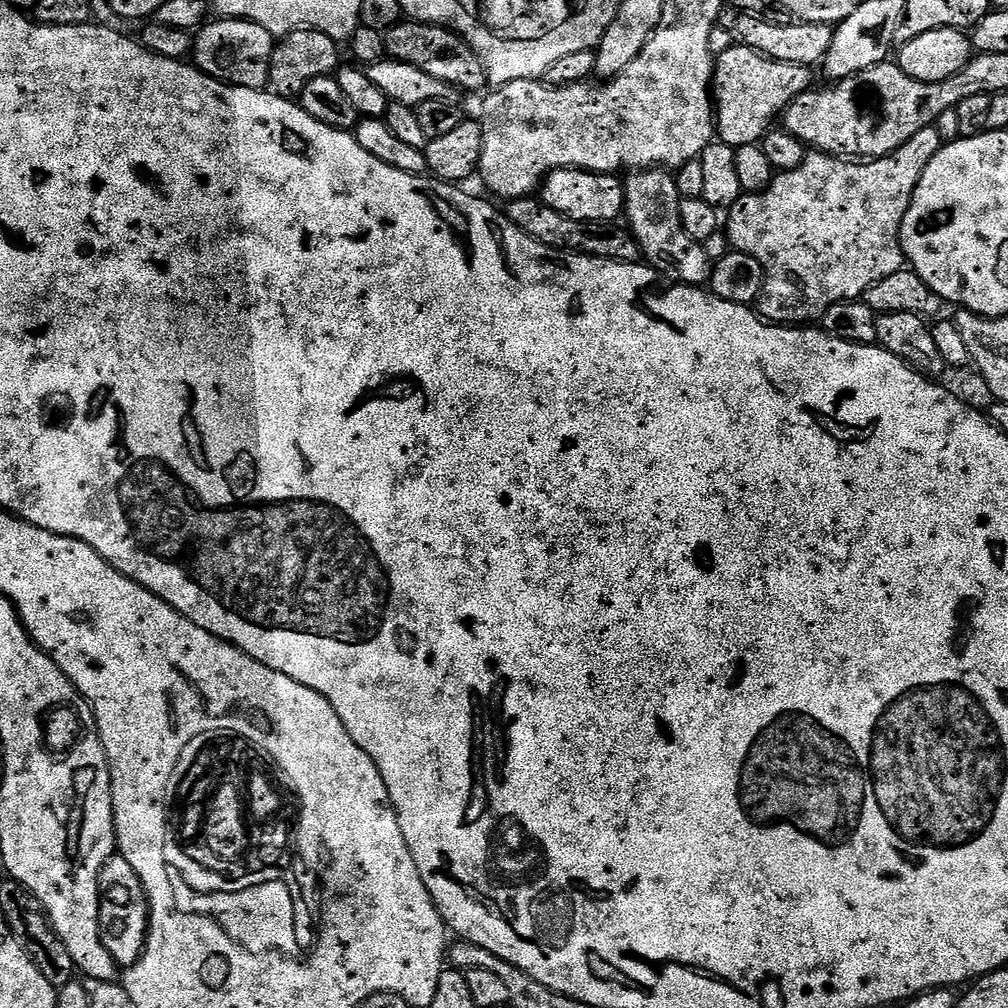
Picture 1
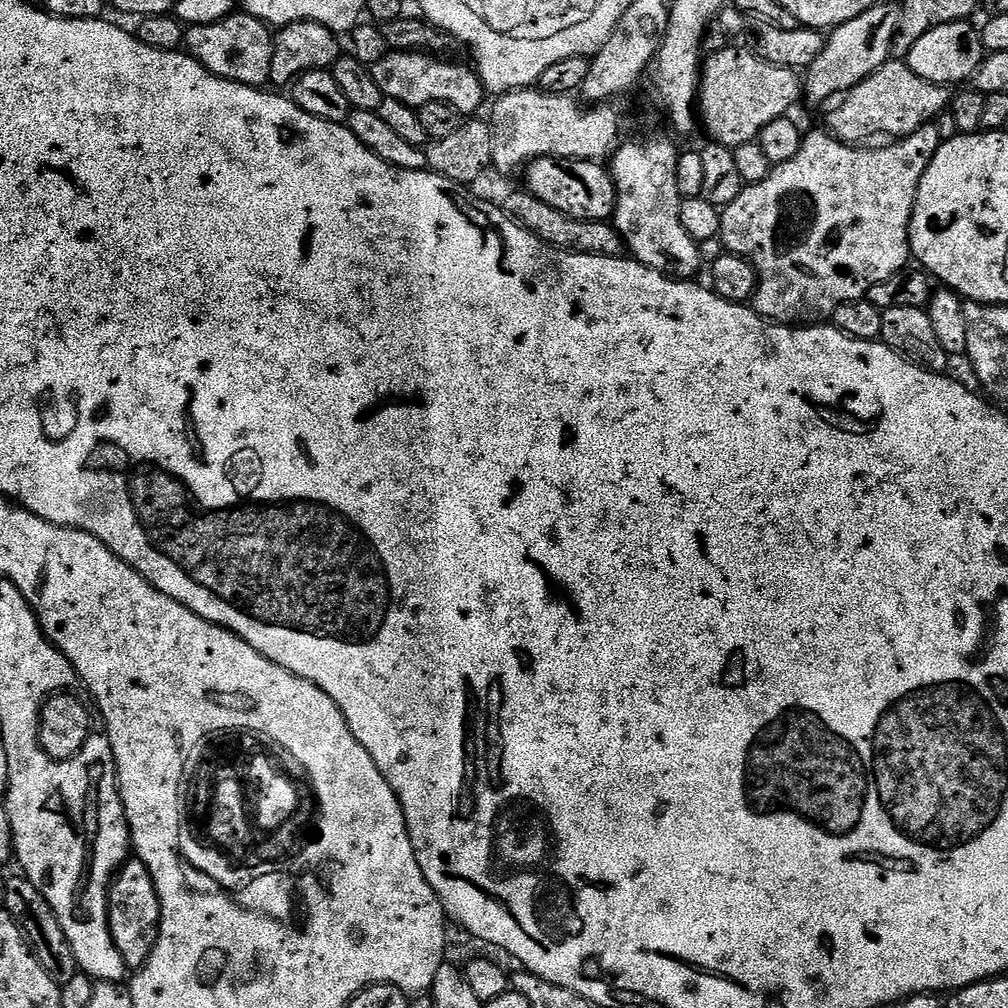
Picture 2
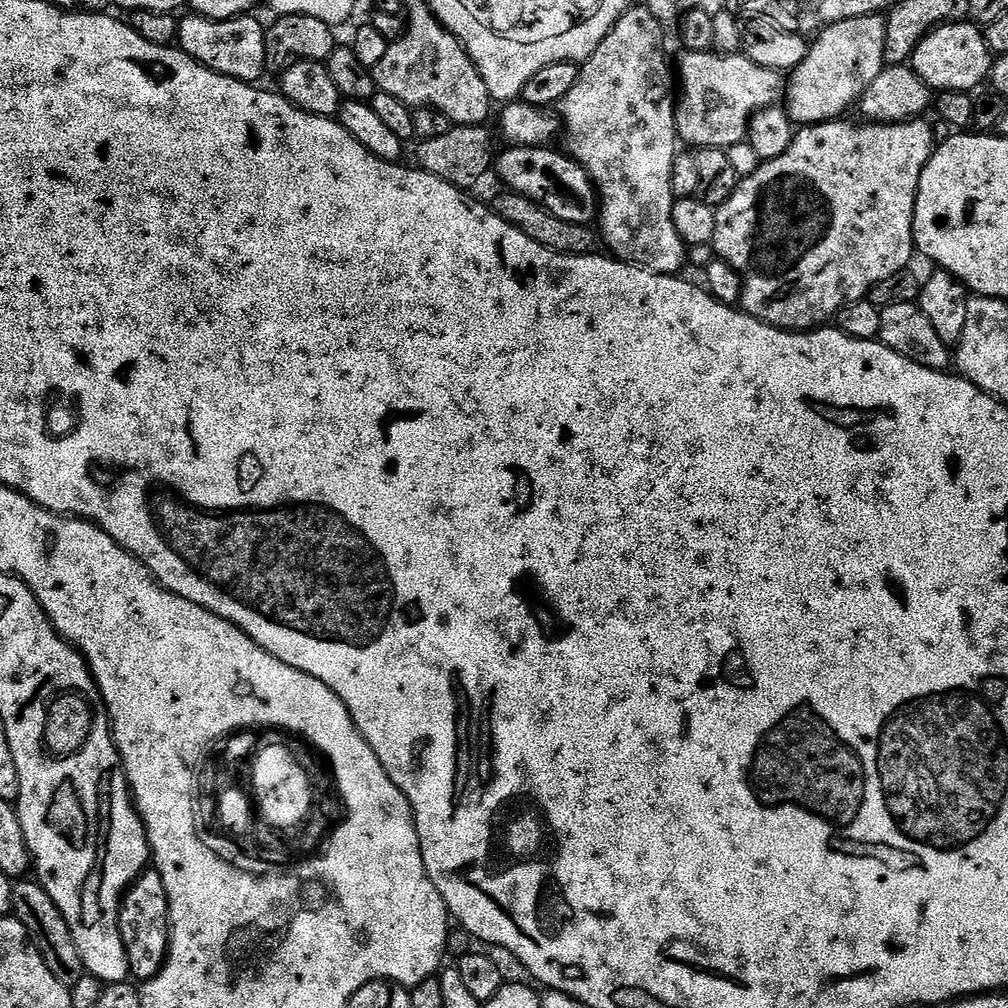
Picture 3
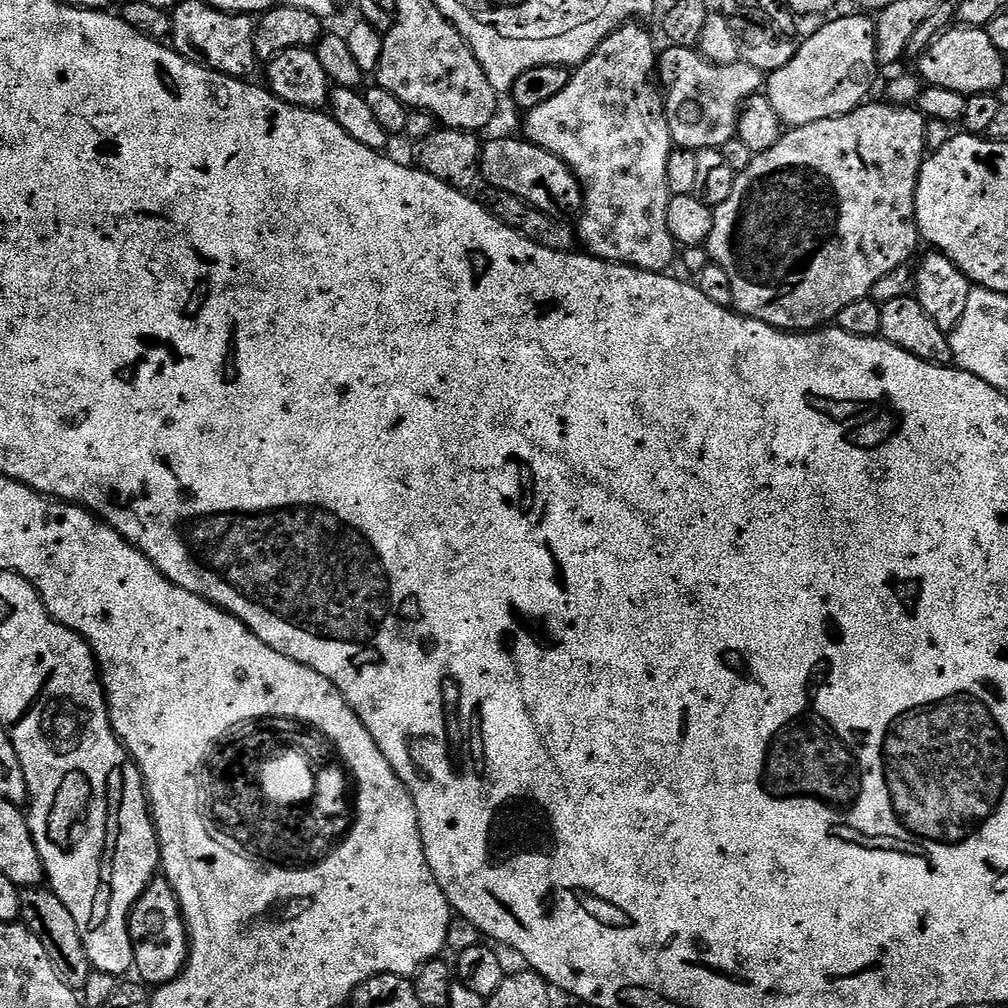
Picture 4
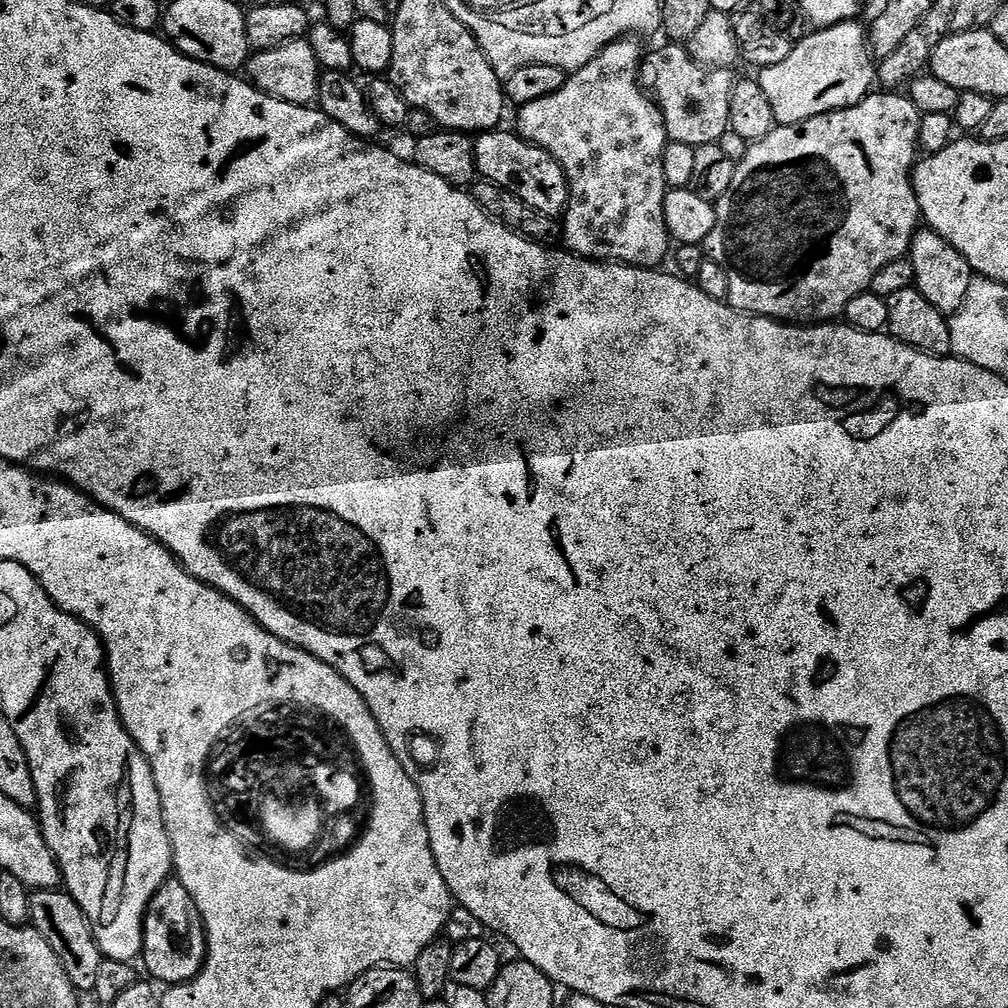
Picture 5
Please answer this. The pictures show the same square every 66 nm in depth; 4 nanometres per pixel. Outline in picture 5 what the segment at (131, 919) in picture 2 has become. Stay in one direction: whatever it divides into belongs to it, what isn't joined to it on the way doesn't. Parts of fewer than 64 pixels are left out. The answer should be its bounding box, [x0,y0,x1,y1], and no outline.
[142,878,208,986]

